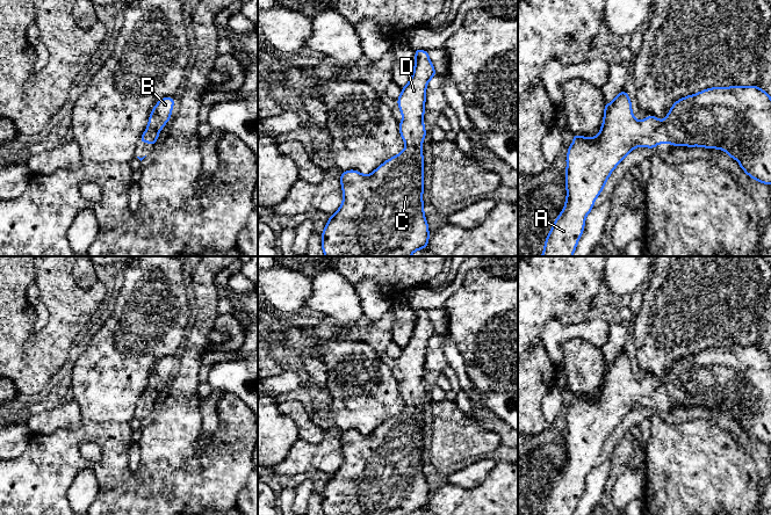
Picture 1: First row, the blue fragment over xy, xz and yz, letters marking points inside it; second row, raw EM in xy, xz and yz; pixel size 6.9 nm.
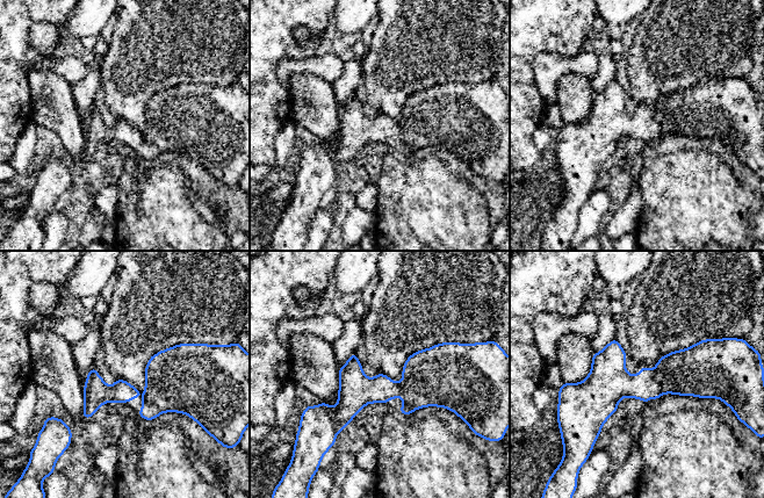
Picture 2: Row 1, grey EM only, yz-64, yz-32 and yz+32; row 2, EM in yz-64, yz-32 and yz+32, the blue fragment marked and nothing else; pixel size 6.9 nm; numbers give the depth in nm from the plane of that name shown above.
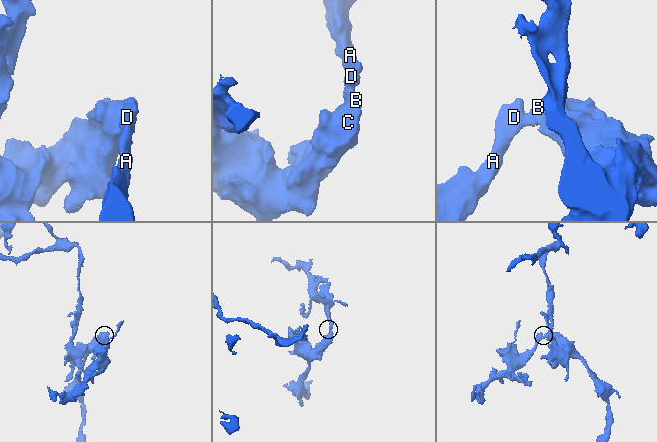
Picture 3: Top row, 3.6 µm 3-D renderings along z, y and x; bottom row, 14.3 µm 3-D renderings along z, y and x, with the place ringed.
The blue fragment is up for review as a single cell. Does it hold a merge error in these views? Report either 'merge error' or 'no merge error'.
no merge error

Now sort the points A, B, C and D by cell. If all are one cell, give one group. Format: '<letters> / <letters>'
A B C D

